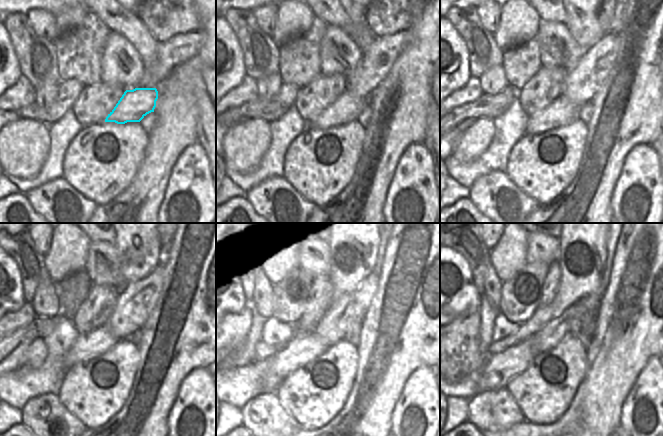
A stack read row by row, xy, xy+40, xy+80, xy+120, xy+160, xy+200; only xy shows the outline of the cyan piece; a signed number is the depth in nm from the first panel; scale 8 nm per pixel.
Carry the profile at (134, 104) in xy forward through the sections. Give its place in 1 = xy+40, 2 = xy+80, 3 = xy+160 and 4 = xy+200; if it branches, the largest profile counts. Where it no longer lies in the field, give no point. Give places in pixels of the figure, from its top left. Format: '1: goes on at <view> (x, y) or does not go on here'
1: goes on at xy+40 (348, 107)
2: goes on at xy+80 (562, 111)
3: goes on at xy+160 (303, 348)
4: goes on at xy+200 (498, 369)

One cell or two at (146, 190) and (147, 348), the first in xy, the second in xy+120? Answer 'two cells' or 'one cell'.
one cell

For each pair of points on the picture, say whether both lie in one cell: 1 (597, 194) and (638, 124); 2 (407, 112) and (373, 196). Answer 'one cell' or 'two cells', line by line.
1: one cell
2: one cell

